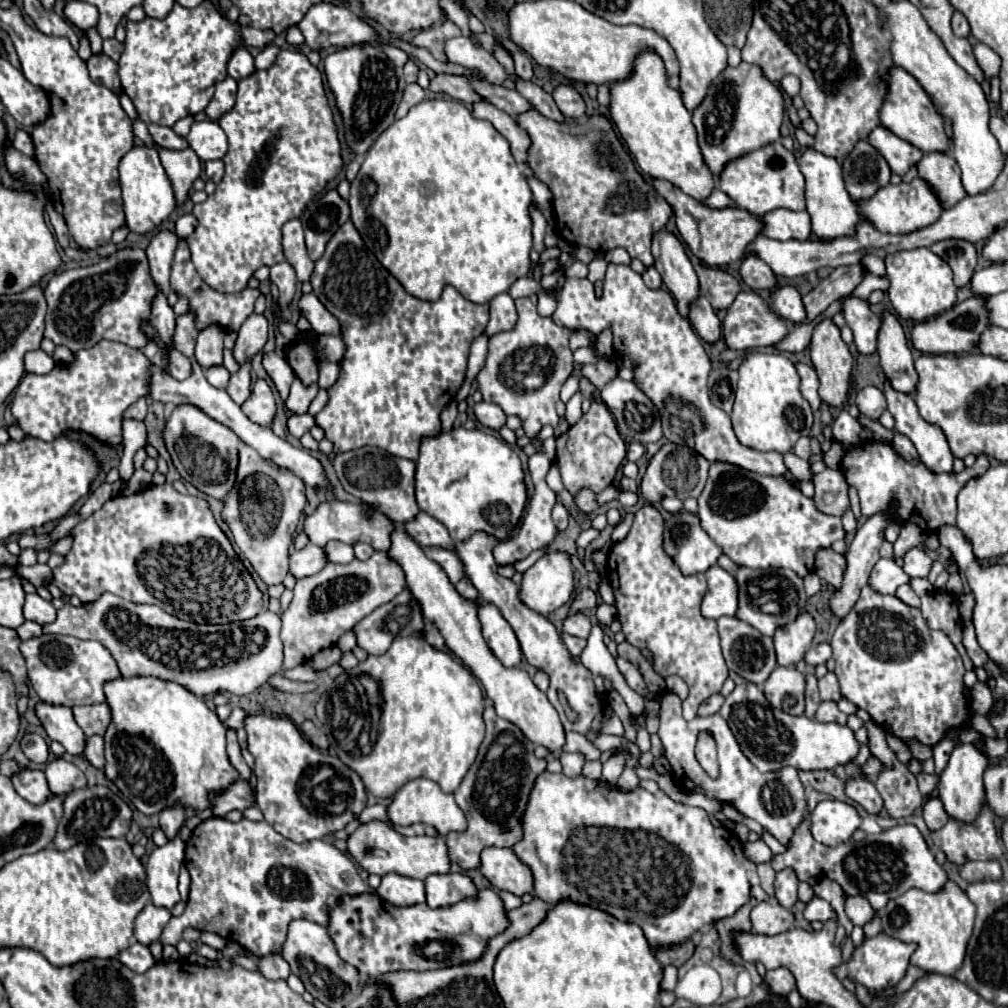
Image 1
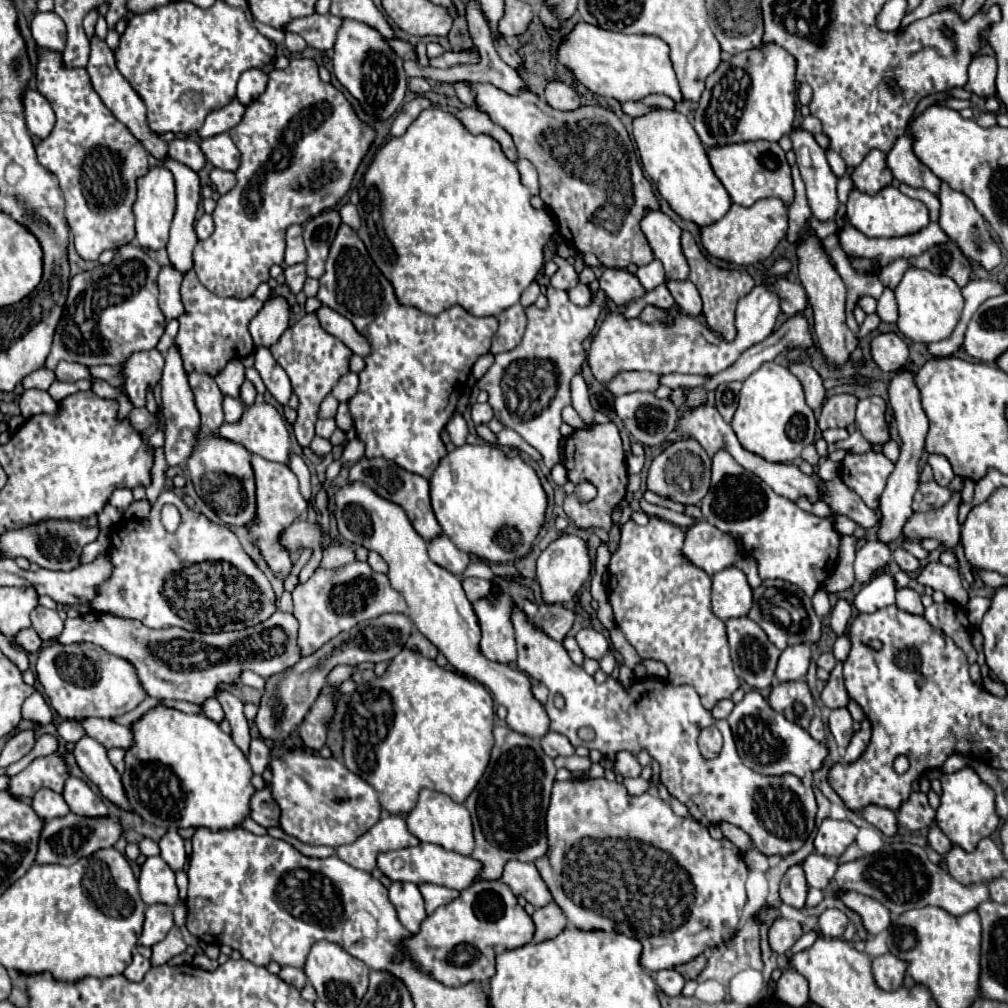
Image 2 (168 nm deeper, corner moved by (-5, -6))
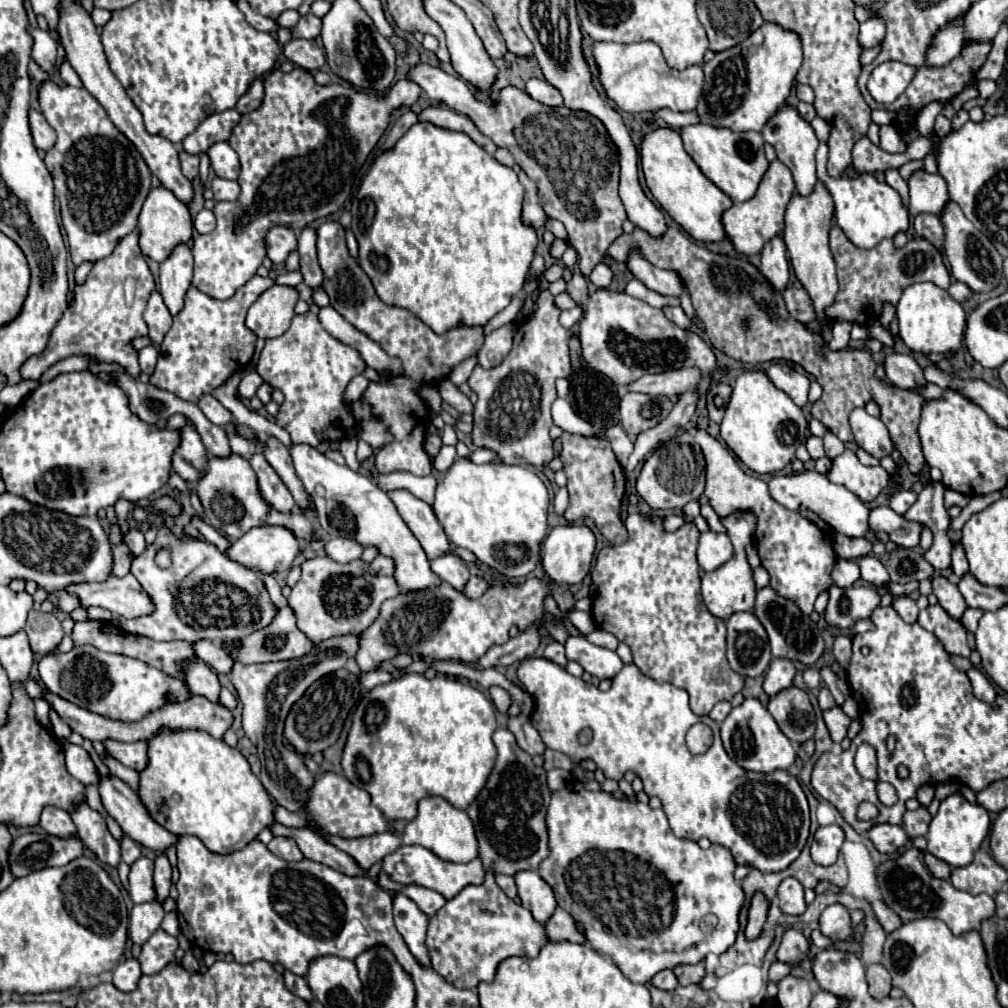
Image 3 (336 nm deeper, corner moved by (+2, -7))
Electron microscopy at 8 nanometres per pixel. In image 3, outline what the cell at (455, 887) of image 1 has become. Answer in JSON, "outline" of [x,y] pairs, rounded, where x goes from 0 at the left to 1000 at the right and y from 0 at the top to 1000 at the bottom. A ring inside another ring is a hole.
{"outline":[[[407,877],[407,879],[401,879],[399,885],[425,909],[433,907],[440,897],[442,897],[442,891],[427,881],[419,881],[419,879],[413,879],[413,877]]]}

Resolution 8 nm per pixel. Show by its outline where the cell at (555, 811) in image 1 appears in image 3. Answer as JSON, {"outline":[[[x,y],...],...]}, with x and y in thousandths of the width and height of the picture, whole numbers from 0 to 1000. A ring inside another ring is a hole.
{"outline":[[[567,774],[558,784],[548,786],[548,796],[546,796],[544,808],[542,808],[542,819],[544,819],[544,829],[546,829],[546,847],[535,858],[534,867],[538,869],[540,875],[544,875],[548,879],[554,899],[560,901],[569,911],[571,921],[579,927],[581,935],[587,940],[591,940],[591,944],[607,950],[607,954],[617,962],[617,966],[623,972],[633,974],[633,976],[641,976],[655,962],[669,960],[673,956],[690,956],[690,954],[698,952],[698,948],[704,946],[704,944],[714,948],[728,937],[730,927],[734,923],[732,909],[734,909],[734,903],[738,899],[738,885],[736,885],[736,879],[730,877],[730,873],[728,873],[730,853],[728,853],[728,849],[724,847],[722,841],[718,841],[714,837],[706,837],[702,843],[698,843],[698,841],[692,839],[692,835],[685,833],[685,831],[671,831],[669,825],[665,823],[661,808],[657,804],[647,804],[643,798],[637,798],[637,796],[613,794],[605,786],[599,786],[599,784],[593,784],[593,786],[581,784],[575,774]],[[700,909],[710,909],[712,911],[712,917],[704,925],[698,925],[694,921],[694,915]]]}

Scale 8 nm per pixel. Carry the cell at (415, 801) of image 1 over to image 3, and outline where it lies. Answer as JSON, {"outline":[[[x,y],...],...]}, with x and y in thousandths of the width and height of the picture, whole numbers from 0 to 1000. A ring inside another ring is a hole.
{"outline":[[[425,790],[415,796],[415,808],[403,817],[399,835],[421,839],[444,855],[466,855],[474,849],[474,835],[468,821],[468,813],[464,813],[464,808],[460,804],[450,802],[437,790]]]}

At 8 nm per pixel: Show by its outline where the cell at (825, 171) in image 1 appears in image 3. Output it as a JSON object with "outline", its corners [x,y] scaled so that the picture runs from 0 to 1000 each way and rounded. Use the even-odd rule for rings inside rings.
{"outline":[[[778,105],[774,111],[770,111],[770,115],[766,115],[766,119],[762,119],[762,123],[756,129],[756,135],[760,141],[764,141],[772,153],[772,159],[776,163],[780,163],[788,175],[790,181],[790,190],[794,194],[802,194],[808,190],[808,185],[812,181],[810,177],[810,147],[812,147],[812,137],[808,135],[806,125],[794,117],[792,109],[786,105]]]}

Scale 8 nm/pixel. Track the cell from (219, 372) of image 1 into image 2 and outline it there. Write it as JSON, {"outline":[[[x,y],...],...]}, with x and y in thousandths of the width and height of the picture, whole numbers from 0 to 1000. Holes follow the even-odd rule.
{"outline":[[[231,394],[221,396],[221,406],[223,406],[223,420],[235,420],[237,412],[241,412],[241,402]]]}

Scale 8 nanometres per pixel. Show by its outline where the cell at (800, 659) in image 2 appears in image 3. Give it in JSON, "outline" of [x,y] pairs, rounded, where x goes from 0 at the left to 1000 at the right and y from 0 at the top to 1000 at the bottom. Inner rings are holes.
{"outline":[[[768,653],[762,661],[762,665],[760,665],[760,671],[758,671],[758,687],[762,690],[768,690],[774,685],[784,683],[786,675],[788,675],[788,669],[790,669],[790,661],[788,661],[786,655]]]}

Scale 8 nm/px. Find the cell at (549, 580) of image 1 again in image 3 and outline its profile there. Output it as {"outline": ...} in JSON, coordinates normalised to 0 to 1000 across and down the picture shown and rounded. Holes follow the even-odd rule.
{"outline":[[[571,520],[552,522],[538,540],[538,563],[540,563],[542,571],[554,581],[575,579],[579,575],[579,571],[585,567],[589,544],[591,544],[591,534],[585,528],[585,524],[571,522]]]}

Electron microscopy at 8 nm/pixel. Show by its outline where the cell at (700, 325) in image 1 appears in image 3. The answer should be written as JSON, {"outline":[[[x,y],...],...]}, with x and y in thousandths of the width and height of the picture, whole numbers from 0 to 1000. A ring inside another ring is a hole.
{"outline":[[[627,252],[621,262],[627,268],[627,272],[633,278],[637,278],[645,288],[649,288],[657,294],[675,294],[677,280],[675,280],[675,274],[671,270],[651,266],[649,262],[635,256],[633,252]]]}

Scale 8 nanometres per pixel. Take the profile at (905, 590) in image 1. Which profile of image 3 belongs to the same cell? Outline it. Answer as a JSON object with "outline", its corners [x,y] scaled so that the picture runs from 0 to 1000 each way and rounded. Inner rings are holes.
{"outline":[[[889,591],[887,597],[885,597],[885,603],[899,617],[909,617],[909,613],[911,613],[911,601],[909,601],[905,591]]]}

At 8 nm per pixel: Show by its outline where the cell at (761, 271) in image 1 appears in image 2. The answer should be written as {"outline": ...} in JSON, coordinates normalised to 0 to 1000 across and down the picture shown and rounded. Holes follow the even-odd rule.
{"outline":[[[773,277],[765,283],[773,295],[775,295],[775,309],[785,314],[791,311],[797,311],[801,305],[801,291],[795,281],[783,279],[783,277]]]}

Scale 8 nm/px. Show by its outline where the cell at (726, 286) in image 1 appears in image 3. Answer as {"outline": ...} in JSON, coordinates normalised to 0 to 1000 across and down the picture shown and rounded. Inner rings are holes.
{"outline":[[[665,220],[663,230],[655,238],[643,234],[641,230],[635,230],[633,226],[627,232],[617,232],[607,242],[607,246],[603,246],[603,252],[613,260],[621,260],[625,250],[629,248],[649,264],[669,268],[677,274],[685,288],[690,313],[698,319],[700,335],[710,347],[716,347],[728,357],[744,361],[778,355],[794,361],[800,369],[808,371],[817,385],[817,391],[812,399],[808,399],[806,413],[813,417],[823,429],[827,429],[835,438],[847,437],[841,421],[843,409],[867,395],[873,401],[875,419],[879,419],[885,438],[893,446],[895,454],[901,458],[905,468],[915,466],[917,452],[909,425],[913,419],[913,405],[917,401],[917,395],[909,389],[883,385],[879,383],[879,379],[869,377],[869,359],[865,357],[865,351],[861,347],[821,347],[819,337],[813,329],[808,329],[782,313],[776,294],[772,290],[766,290],[758,274],[754,274],[752,266],[748,266],[738,256],[706,252],[704,248],[692,244],[685,234],[681,234],[671,220]],[[740,317],[744,319],[742,323],[738,323]]]}

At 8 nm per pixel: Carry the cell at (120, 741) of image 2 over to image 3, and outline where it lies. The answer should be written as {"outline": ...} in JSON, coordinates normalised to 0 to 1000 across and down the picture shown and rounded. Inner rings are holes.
{"outline":[[[103,734],[103,740],[109,750],[113,750],[117,756],[125,758],[127,762],[139,764],[145,758],[145,736],[117,736],[117,734]]]}

